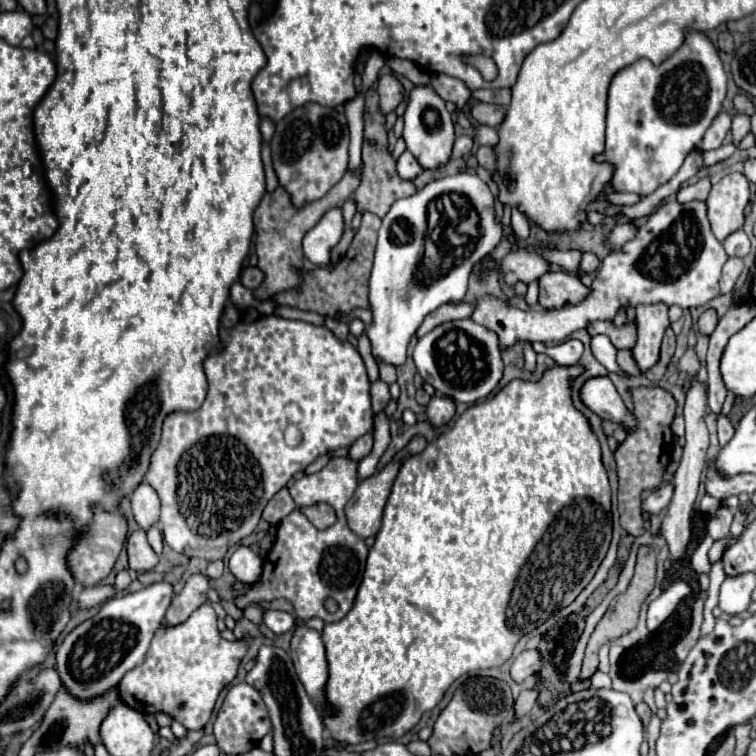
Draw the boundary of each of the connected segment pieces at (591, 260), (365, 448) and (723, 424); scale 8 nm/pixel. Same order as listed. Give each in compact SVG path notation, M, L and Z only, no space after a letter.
M584 252L582 254L582 262L580 262L580 268L584 270L584 272L596 272L598 270L598 266L600 266L601 261L598 260L598 256L596 254L592 254L592 252Z
M368 432L368 434L364 434L362 438L358 438L358 440L352 444L348 456L350 456L350 458L356 458L356 460L362 460L364 456L370 454L372 444L374 444L374 432Z
M720 416L718 418L718 440L720 444L726 444L734 434L734 426L730 424L730 420L726 416Z

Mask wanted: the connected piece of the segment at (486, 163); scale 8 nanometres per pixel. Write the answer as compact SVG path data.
M480 146L475 153L475 157L480 166L488 170L490 173L495 172L495 154L493 148Z

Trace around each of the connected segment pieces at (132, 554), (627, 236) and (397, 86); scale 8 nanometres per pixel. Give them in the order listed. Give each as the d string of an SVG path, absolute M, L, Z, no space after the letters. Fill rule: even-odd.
M136 530L126 538L128 550L128 568L132 572L148 572L158 564L158 556L146 542L146 532Z
M616 224L608 236L608 244L612 250L618 250L624 242L632 240L634 234L636 234L636 228L632 224Z
M386 74L378 78L378 96L380 96L380 112L382 116L386 116L402 102L404 88L394 74Z

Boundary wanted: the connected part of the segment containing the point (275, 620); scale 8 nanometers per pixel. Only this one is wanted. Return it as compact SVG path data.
M268 610L264 614L264 624L274 632L274 634L284 634L290 632L296 626L296 618L290 612L282 610Z

